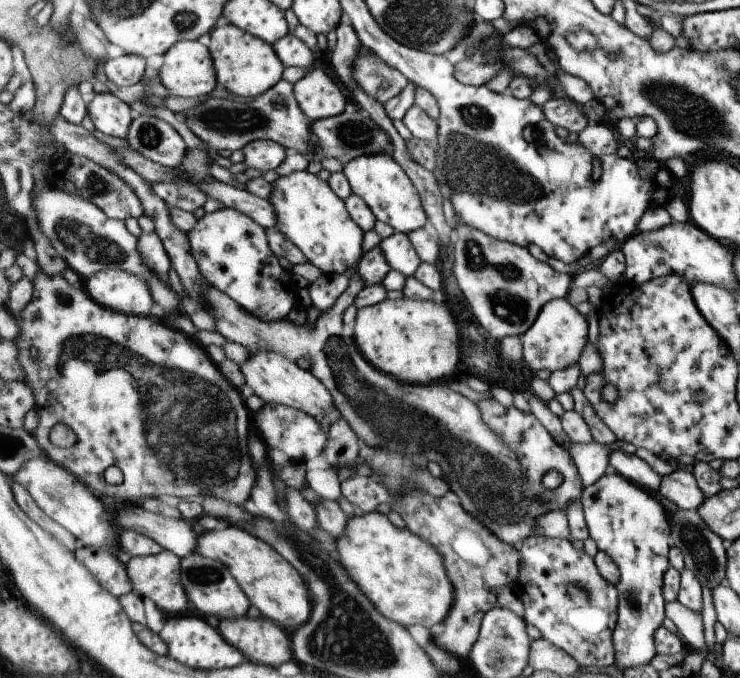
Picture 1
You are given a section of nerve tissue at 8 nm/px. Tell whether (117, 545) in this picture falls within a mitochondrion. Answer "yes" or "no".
no

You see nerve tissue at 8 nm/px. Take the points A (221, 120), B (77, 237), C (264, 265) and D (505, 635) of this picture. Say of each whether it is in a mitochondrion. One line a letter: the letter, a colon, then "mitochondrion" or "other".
A: mitochondrion
B: mitochondrion
C: other
D: mitochondrion

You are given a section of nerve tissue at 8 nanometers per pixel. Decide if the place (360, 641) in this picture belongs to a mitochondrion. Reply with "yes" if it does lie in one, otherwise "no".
yes

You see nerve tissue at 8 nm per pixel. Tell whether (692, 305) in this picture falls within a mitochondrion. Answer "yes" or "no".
no

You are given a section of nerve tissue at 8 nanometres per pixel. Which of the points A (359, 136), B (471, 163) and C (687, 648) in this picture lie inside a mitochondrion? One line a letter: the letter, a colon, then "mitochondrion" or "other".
A: mitochondrion
B: mitochondrion
C: other

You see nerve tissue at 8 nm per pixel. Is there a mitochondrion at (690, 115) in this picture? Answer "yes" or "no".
yes

